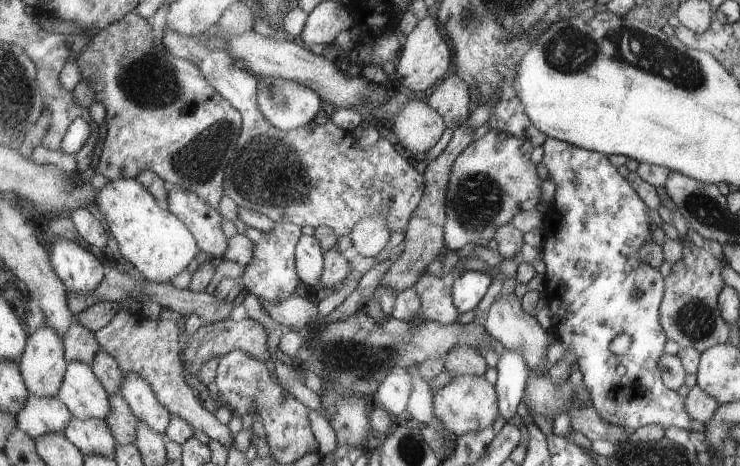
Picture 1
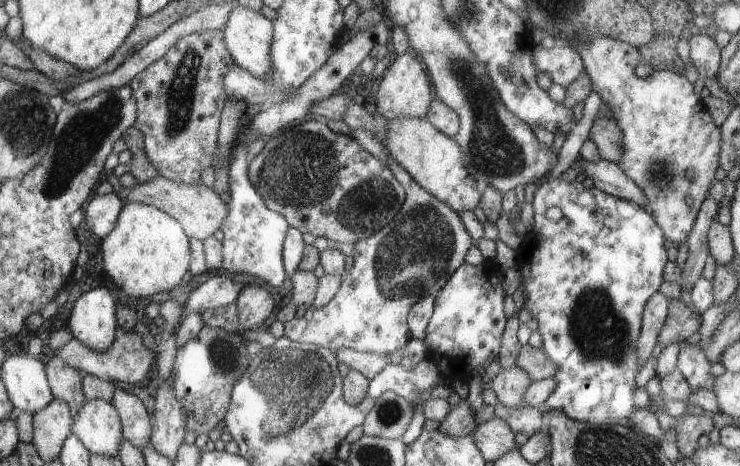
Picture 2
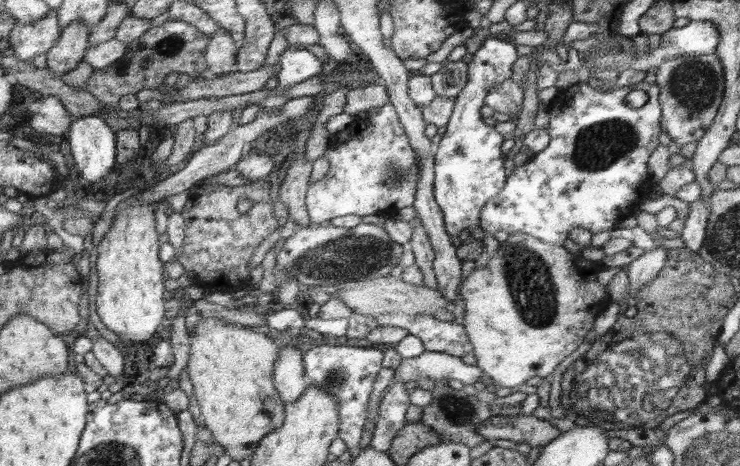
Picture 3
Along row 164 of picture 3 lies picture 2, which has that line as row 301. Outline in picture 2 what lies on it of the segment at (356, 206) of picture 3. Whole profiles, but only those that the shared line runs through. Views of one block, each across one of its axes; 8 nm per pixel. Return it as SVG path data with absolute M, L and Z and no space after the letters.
M388 158L386 162L405 188L405 204L397 217L378 233L358 242L352 256L352 270L342 276L342 284L336 296L323 308L308 310L302 318L292 318L284 323L284 337L298 343L309 343L316 347L325 347L332 352L338 348L348 348L360 353L393 355L395 351L406 347L414 334L410 333L408 319L411 310L425 297L436 295L449 283L457 270L465 265L465 256L472 245L470 234L465 230L456 210L452 210L446 202L434 198L425 190L408 171L404 170L396 159Z

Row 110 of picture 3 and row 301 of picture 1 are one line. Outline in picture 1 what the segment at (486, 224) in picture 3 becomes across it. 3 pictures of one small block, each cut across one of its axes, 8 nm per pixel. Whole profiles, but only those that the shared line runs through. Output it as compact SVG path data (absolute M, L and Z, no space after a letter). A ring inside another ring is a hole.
M547 137L542 148L542 162L548 169L548 177L556 185L551 207L544 213L542 232L545 236L541 252L546 266L544 290L550 308L551 330L563 346L576 355L575 368L582 372L583 384L591 396L590 406L603 421L622 428L636 430L644 425L657 424L666 429L687 428L690 432L691 418L685 398L664 386L661 378L660 360L664 344L668 342L664 326L660 326L665 282L658 269L641 259L641 248L652 242L648 206L604 154L588 152L552 137ZM618 334L628 334L631 338L629 349L621 355L610 350L610 343Z

